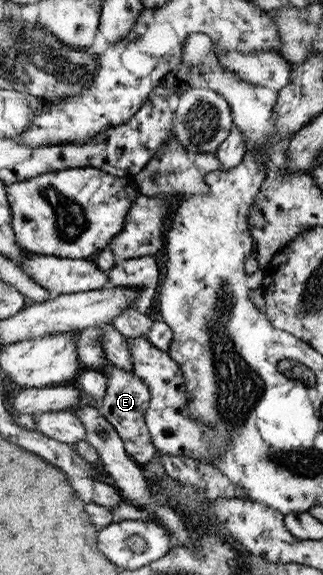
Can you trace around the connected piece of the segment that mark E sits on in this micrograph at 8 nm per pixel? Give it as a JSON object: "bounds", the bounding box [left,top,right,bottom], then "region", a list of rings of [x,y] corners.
{"bounds":[97,363,156,466],"region":[[[110,363],[103,367],[101,371],[107,375],[108,382],[105,395],[102,397],[102,402],[97,410],[119,434],[125,453],[139,464],[146,466],[153,459],[156,450],[144,418],[146,409],[150,406],[149,388],[133,372],[123,371]]]}

